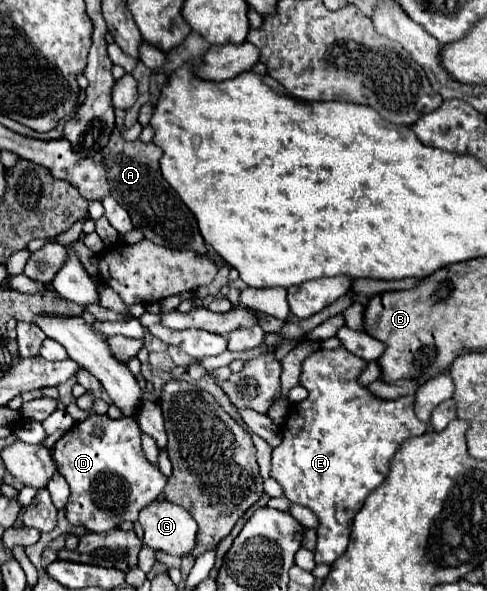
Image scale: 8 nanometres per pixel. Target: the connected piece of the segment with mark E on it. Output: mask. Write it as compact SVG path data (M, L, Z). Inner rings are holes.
M319 349L303 361L299 385L309 391L309 397L295 405L287 417L287 423L281 427L283 441L273 449L273 469L271 477L283 487L285 497L299 505L309 507L317 513L317 547L315 561L331 565L337 557L341 557L349 545L349 529L353 517L361 511L359 507L365 503L369 493L373 493L387 477L393 455L401 449L401 443L409 437L423 435L427 431L427 423L419 421L413 411L415 397L399 397L395 401L383 401L373 397L365 387L357 383L357 377L365 361L349 353L347 349Z

